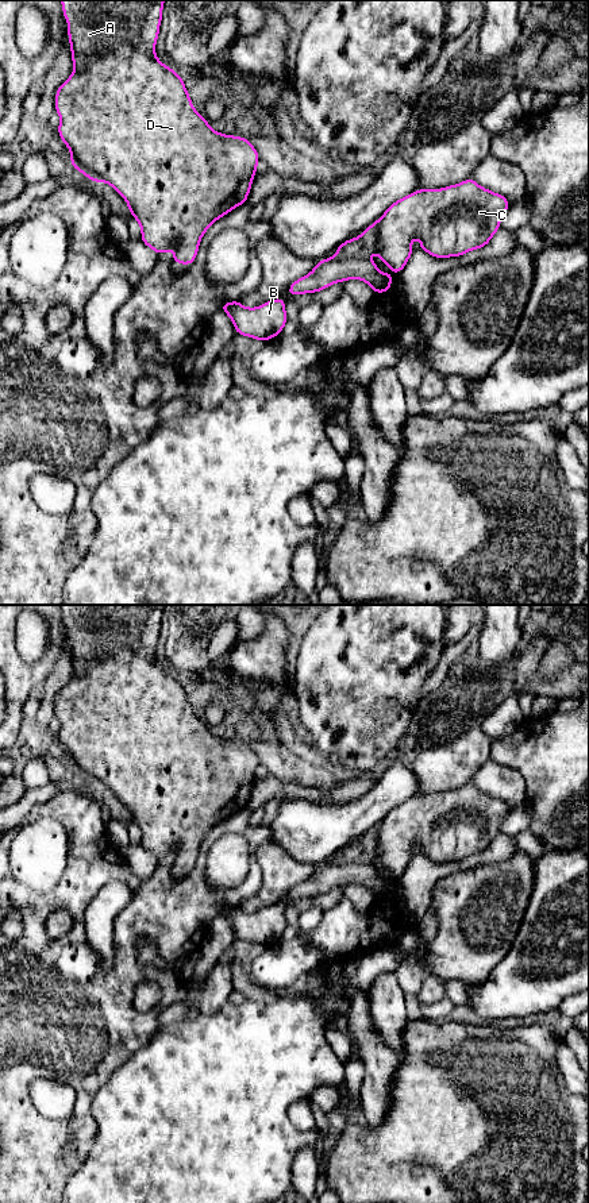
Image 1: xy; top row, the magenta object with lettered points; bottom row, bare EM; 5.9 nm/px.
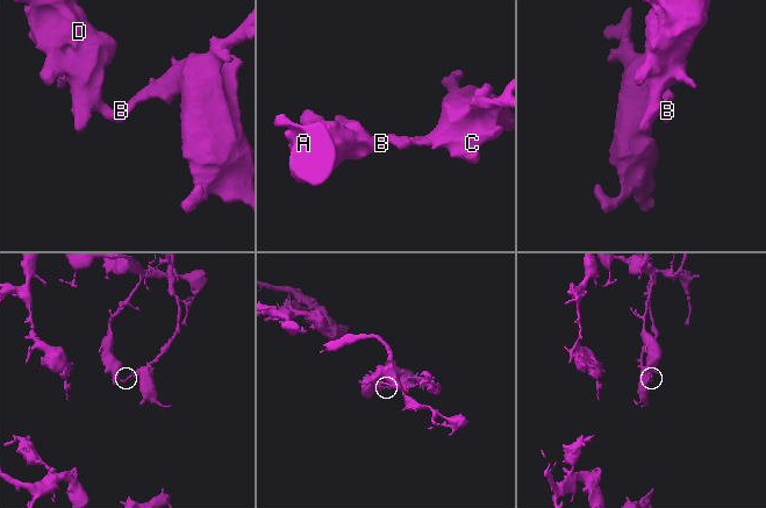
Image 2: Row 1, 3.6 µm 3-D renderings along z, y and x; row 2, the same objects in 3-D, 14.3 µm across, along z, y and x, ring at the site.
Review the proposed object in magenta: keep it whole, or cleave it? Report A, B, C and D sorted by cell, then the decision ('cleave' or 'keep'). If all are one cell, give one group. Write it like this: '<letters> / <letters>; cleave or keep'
A B D / C; cleave

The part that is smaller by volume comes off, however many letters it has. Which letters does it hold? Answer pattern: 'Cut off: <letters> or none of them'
Cut off: C

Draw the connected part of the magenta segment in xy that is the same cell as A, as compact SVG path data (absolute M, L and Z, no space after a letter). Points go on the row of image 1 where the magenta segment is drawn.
M61 0L62 12L68 22L72 61L72 76L55 92L55 112L61 117L57 127L61 140L70 150L72 166L93 182L108 182L128 204L127 211L140 225L140 240L158 255L174 250L173 263L192 265L196 259L200 240L204 232L220 217L234 208L245 204L257 174L257 163L261 161L255 147L246 138L224 135L213 131L204 116L192 105L182 77L174 69L166 68L155 57L155 43L162 20L165 0Z

